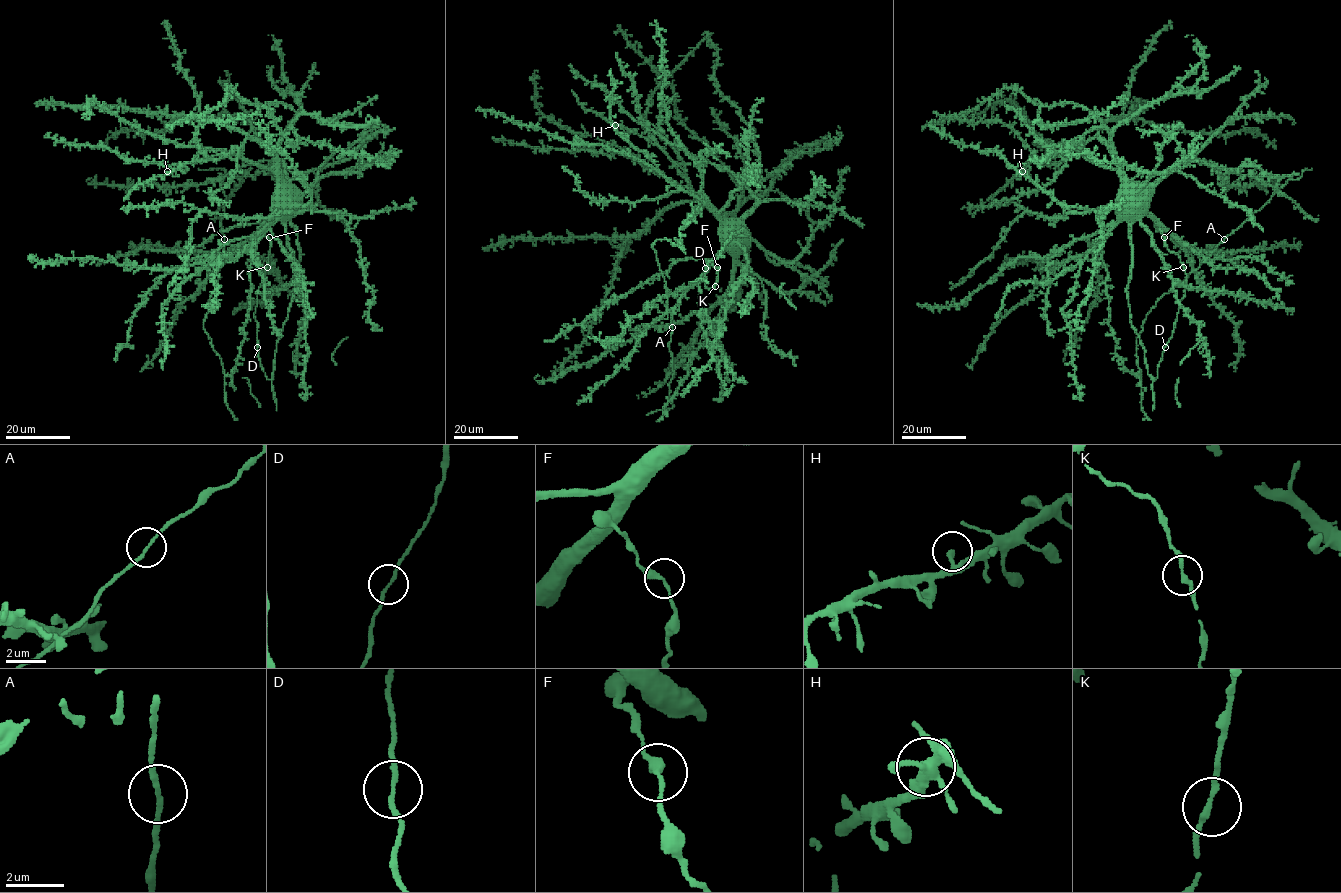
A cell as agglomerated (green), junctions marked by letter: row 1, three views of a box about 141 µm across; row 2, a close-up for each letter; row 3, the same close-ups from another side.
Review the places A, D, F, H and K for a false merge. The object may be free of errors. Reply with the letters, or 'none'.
none

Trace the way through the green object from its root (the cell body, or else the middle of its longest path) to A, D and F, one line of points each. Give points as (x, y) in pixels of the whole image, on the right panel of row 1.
A: (1129, 199), (1129, 204), (1135, 210), (1148, 212), (1196, 250), (1210, 254), (1223, 239)
D: (1129, 199), (1135, 210), (1149, 215), (1160, 226), (1165, 246), (1178, 255), (1186, 275), (1185, 296), (1165, 347)
F: (1129, 199), (1129, 204), (1135, 210), (1149, 215), (1160, 226), (1164, 238)

